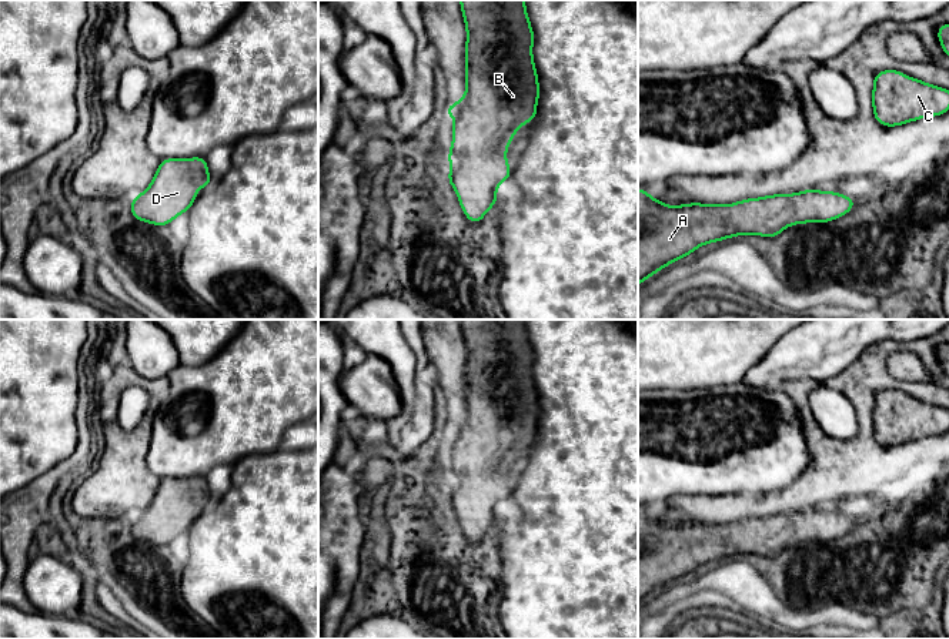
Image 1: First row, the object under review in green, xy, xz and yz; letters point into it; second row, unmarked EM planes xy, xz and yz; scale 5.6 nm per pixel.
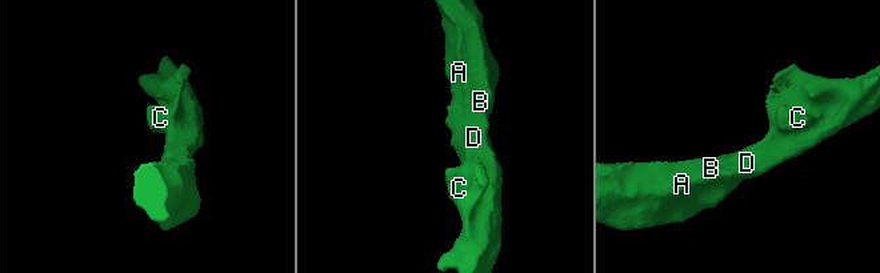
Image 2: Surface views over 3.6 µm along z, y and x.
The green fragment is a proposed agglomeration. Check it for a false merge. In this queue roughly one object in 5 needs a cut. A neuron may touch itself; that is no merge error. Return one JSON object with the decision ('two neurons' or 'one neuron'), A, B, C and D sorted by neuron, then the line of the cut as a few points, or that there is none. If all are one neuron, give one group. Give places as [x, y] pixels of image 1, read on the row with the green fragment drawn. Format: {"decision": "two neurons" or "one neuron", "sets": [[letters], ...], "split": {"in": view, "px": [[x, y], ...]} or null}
{"decision": "one neuron", "sets": [["A", "B", "C", "D"]], "split": null}

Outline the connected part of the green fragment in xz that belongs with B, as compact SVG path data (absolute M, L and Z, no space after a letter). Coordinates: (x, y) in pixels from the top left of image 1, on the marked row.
M460 0L467 29L465 81L467 90L458 103L444 110L455 118L452 144L448 151L451 184L458 195L465 217L478 224L497 204L497 187L509 180L507 150L517 130L537 117L539 97L538 74L532 58L534 31L524 0Z

